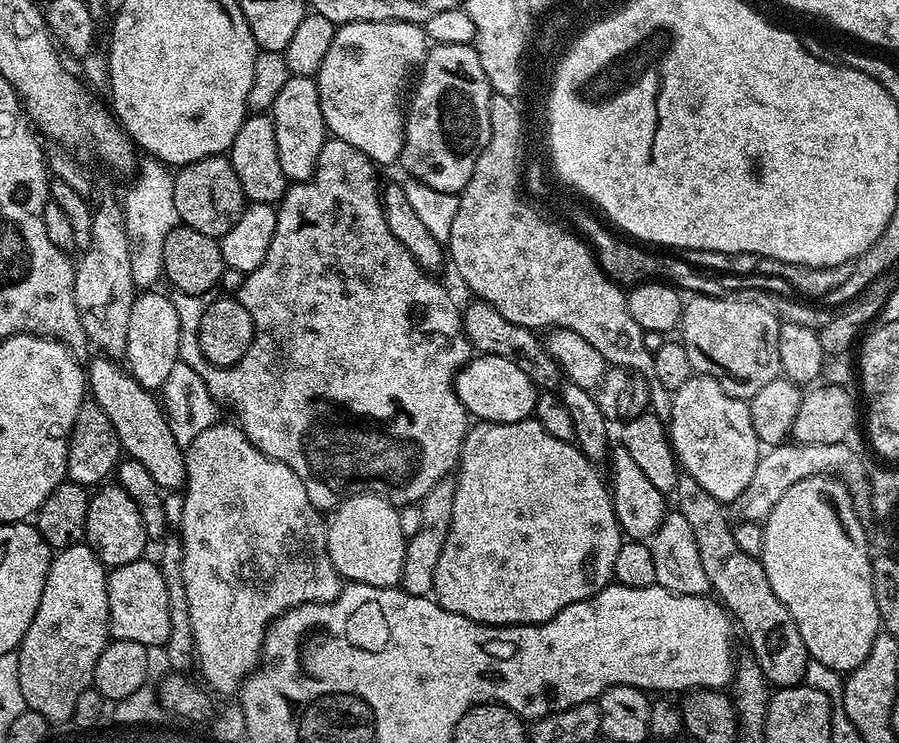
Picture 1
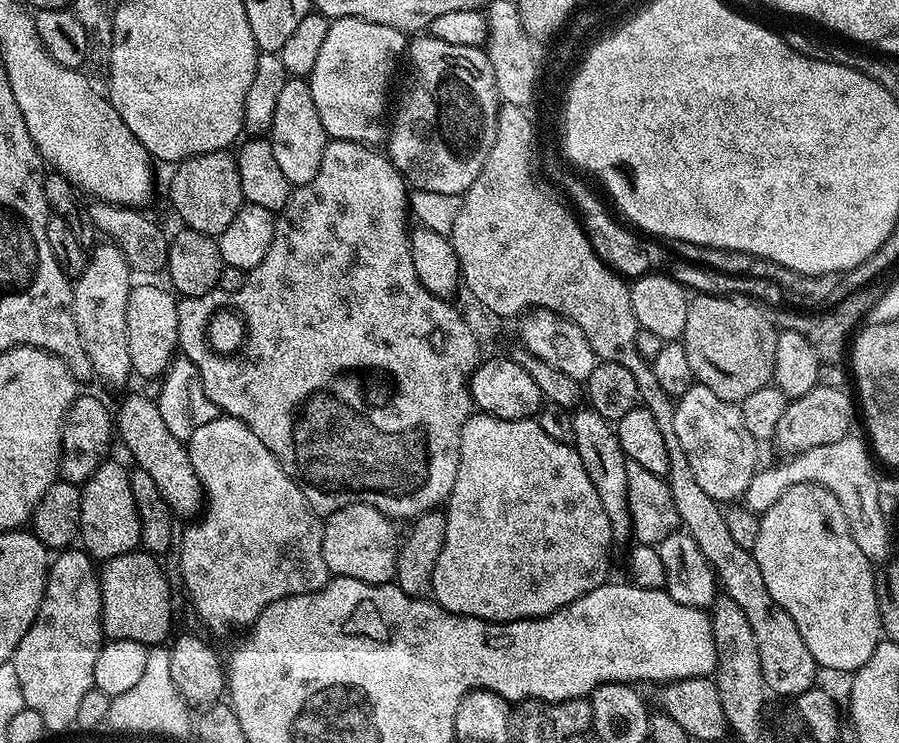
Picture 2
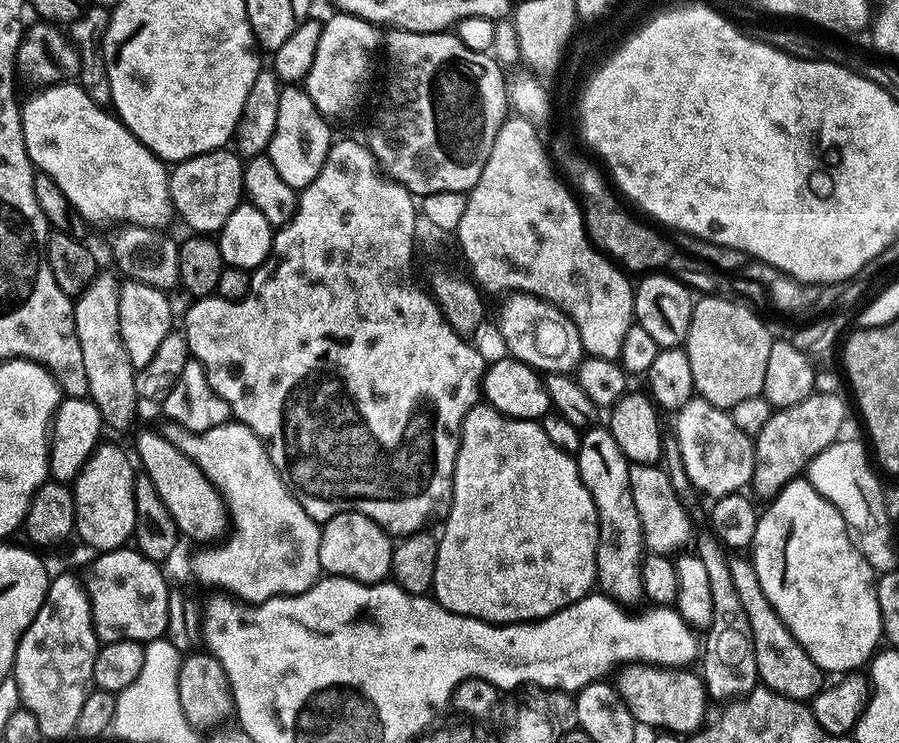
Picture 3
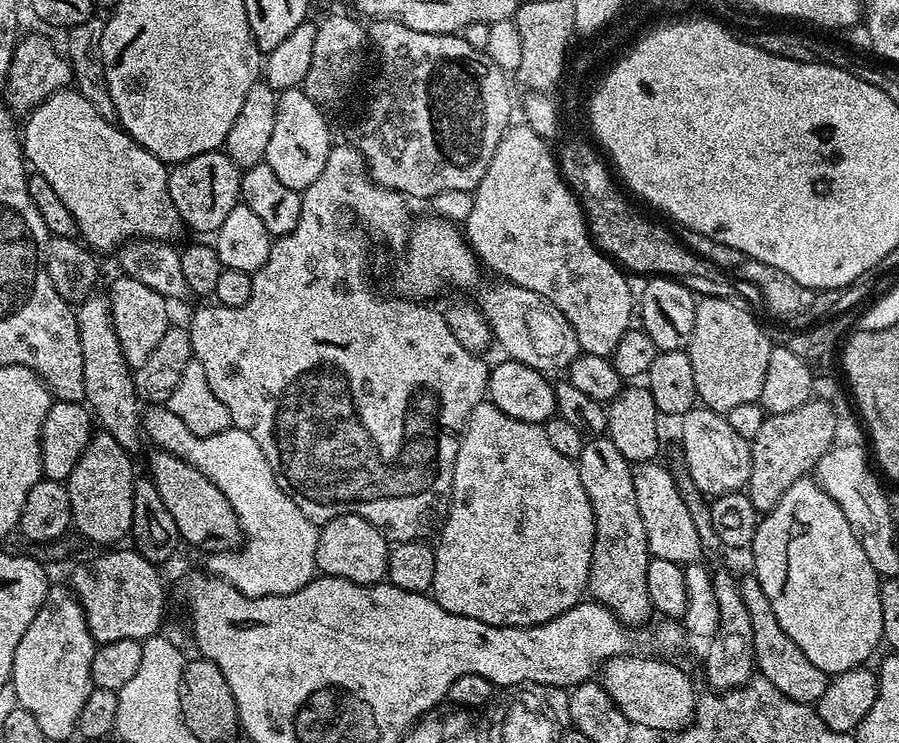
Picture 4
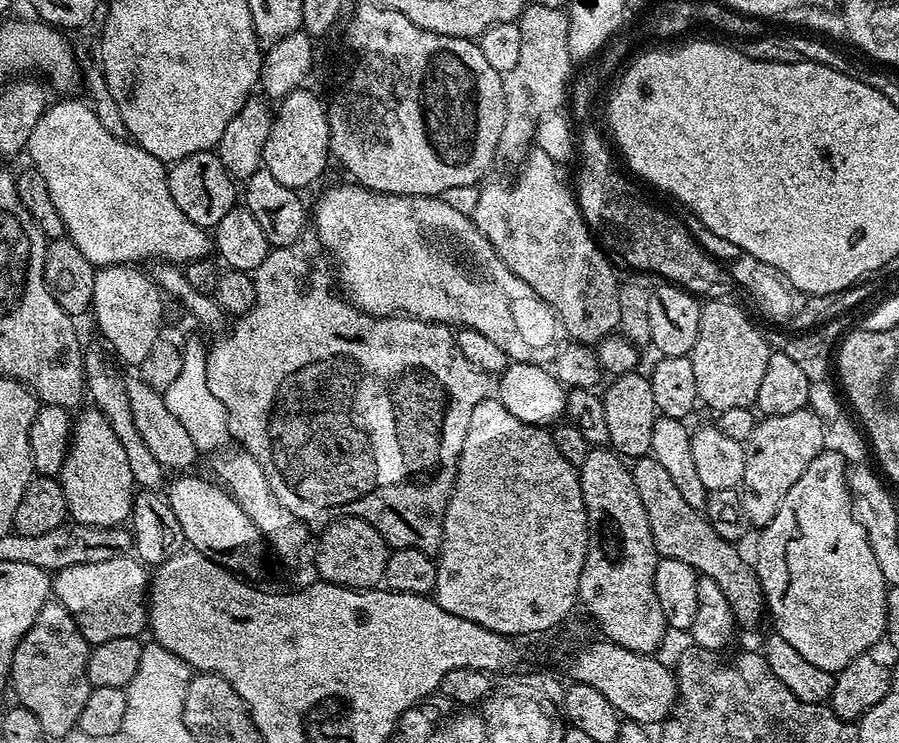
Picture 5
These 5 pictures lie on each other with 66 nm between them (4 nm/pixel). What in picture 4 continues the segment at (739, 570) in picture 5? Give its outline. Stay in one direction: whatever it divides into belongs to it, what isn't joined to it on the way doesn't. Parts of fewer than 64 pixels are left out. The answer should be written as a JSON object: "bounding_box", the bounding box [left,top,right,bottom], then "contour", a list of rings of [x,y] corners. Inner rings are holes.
{"bounding_box":[632,460,702,566],"contour":[[[656,460],[632,464],[634,498],[638,498],[638,511],[642,513],[642,526],[646,526],[646,542],[652,556],[666,558],[681,566],[697,563],[702,549],[693,519],[686,510],[679,493],[677,477],[668,473]]]}

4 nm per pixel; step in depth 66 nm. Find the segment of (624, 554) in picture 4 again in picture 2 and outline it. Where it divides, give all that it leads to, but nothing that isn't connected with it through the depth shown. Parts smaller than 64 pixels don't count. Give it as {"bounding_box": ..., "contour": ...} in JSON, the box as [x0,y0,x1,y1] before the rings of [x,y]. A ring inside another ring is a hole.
{"bounding_box":[572,406,632,537],"contour":[[[591,406],[577,407],[572,412],[572,421],[576,453],[578,458],[582,458],[582,466],[586,466],[586,474],[590,474],[590,482],[594,482],[594,490],[598,490],[598,498],[602,498],[602,510],[606,510],[606,518],[612,523],[613,537],[631,537],[632,519],[626,490],[626,457],[616,437],[615,427],[609,420],[599,416]]]}

